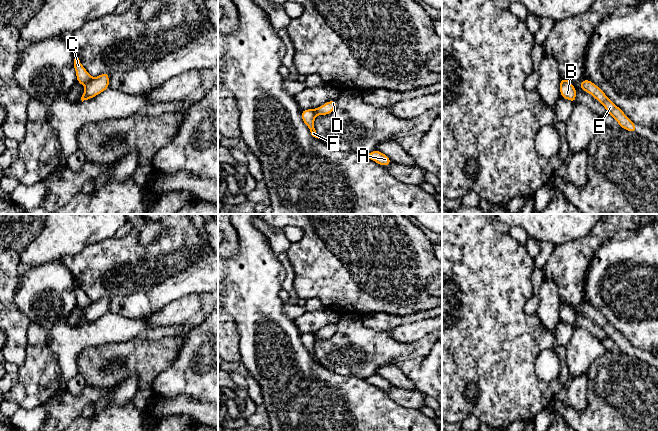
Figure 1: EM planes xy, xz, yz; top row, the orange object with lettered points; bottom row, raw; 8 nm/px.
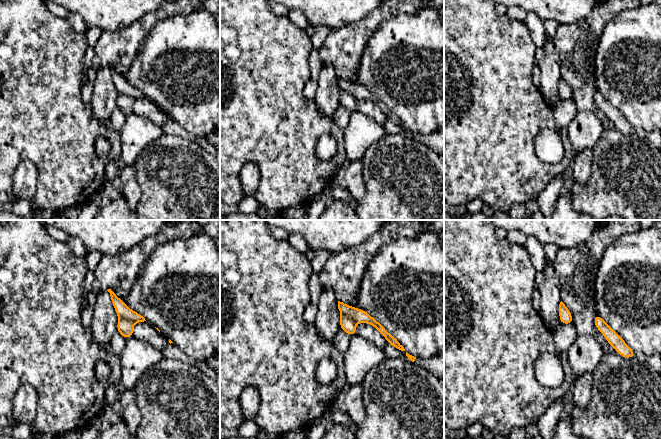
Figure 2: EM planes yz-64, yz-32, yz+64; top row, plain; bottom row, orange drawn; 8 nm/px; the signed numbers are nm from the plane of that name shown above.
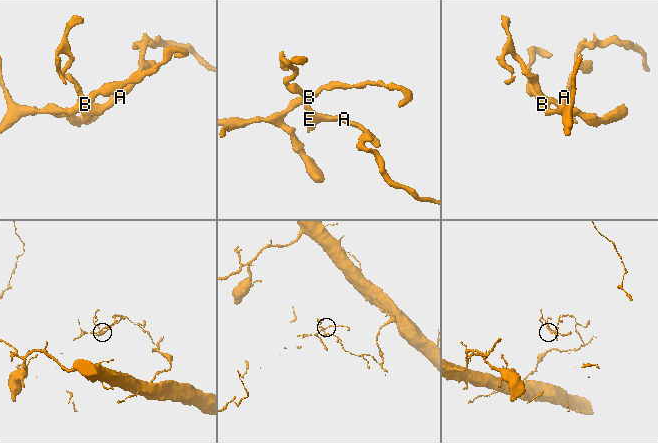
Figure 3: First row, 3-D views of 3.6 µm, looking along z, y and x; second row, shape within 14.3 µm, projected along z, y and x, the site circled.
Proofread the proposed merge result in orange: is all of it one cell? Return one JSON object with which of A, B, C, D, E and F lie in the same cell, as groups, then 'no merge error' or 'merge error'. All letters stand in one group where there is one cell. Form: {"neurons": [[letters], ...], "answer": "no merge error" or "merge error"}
{"neurons": [["A", "C", "E", "F"], ["B", "D"]], "answer": "merge error"}

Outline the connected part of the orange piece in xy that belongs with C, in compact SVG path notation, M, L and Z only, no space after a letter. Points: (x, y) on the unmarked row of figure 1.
M75 280L74 283L74 292L77 300L77 305L79 308L86 309L88 308L92 301L89 299L89 297L86 295L86 293L81 288L79 282Z

